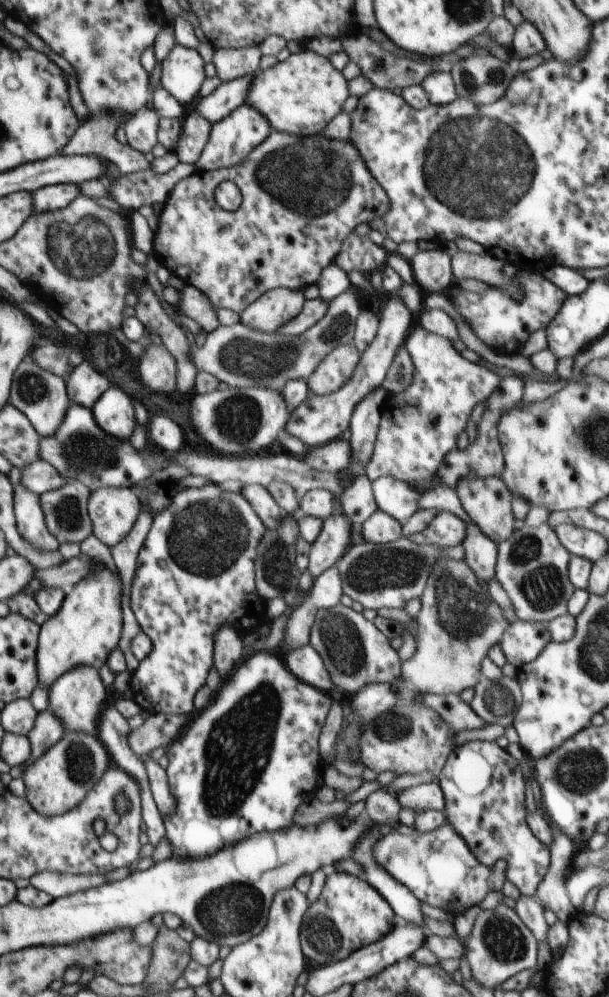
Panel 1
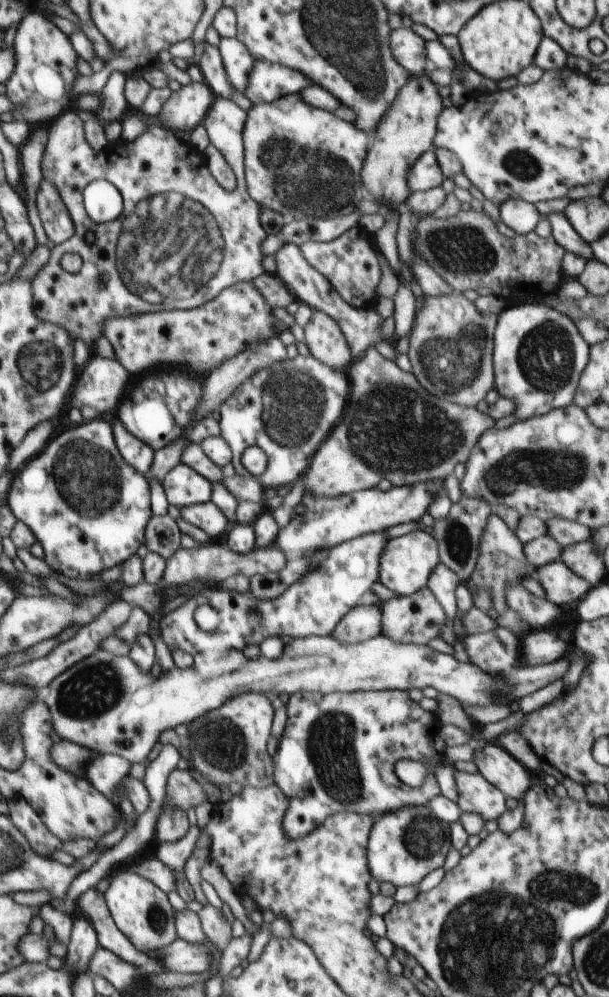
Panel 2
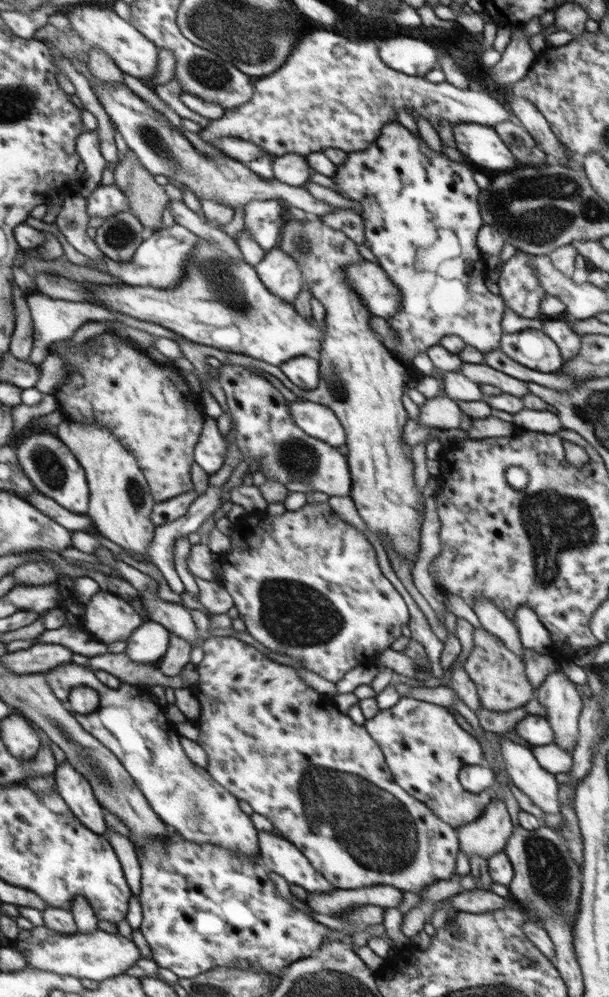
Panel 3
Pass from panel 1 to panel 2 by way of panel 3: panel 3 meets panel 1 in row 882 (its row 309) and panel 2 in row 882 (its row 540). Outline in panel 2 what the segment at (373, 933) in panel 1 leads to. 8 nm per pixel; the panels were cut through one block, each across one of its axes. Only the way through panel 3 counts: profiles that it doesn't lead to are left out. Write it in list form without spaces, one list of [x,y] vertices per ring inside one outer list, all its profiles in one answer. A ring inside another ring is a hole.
[[[426,805],[405,806],[376,816],[369,834],[367,859],[371,875],[396,887],[418,885],[427,874],[445,864],[451,838],[448,825],[432,816]]]

